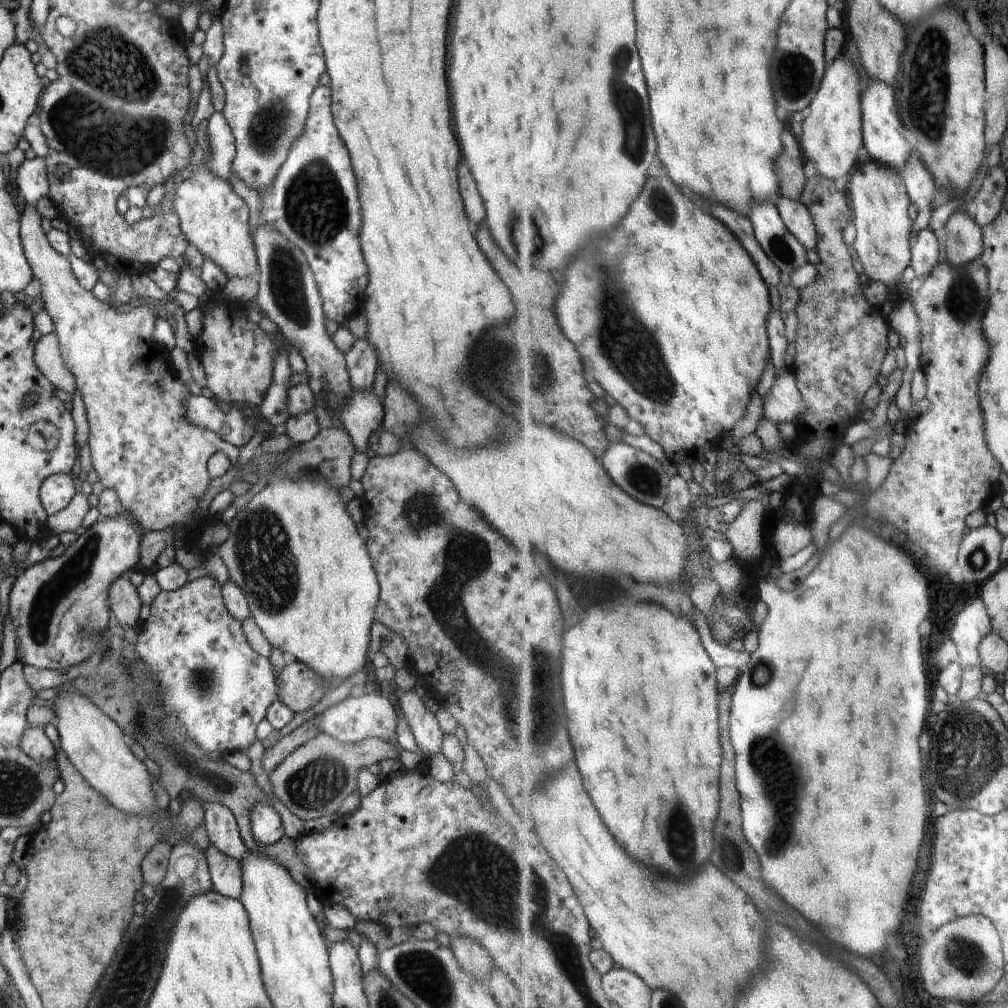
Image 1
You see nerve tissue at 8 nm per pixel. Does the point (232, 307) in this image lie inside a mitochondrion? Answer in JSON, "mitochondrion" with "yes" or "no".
{"mitochondrion":"no"}

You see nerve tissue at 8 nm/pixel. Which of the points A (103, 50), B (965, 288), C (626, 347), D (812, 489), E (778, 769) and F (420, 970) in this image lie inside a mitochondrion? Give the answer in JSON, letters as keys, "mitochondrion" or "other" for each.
{"A":"mitochondrion","B":"mitochondrion","C":"mitochondrion","D":"other","E":"mitochondrion","F":"mitochondrion"}

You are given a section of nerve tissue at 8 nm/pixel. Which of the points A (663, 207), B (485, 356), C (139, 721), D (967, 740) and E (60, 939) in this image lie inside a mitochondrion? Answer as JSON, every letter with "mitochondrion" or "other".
{"A":"mitochondrion","B":"mitochondrion","C":"other","D":"mitochondrion","E":"other"}

